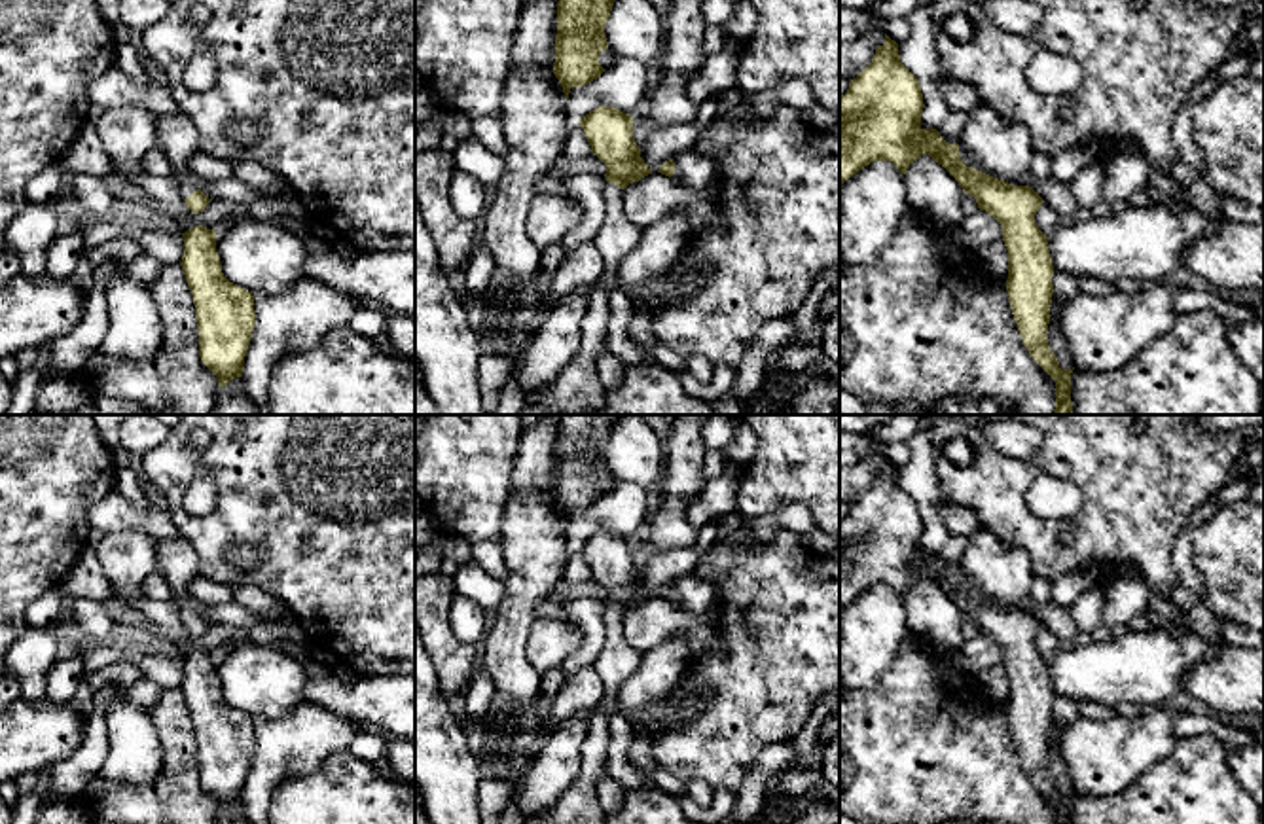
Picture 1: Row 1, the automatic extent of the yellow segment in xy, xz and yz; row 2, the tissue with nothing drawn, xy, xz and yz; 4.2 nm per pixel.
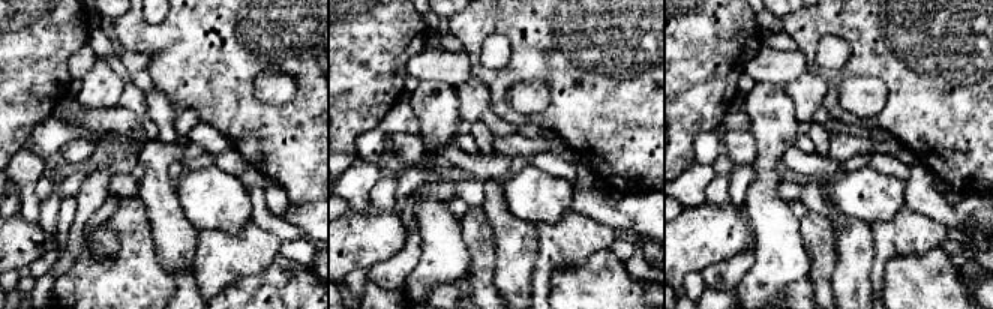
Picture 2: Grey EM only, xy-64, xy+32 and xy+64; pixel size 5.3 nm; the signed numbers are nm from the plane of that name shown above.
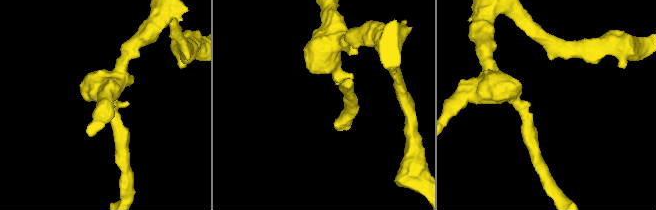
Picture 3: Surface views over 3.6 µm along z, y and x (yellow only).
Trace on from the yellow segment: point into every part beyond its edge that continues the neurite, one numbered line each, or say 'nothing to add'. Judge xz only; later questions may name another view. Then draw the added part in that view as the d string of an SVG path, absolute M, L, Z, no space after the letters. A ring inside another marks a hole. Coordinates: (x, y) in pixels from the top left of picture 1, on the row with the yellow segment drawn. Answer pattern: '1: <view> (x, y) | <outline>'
1: xz (577, 391) | M606 182L603 189L605 220L593 244L603 256L603 277L589 286L587 313L582 320L580 349L570 364L546 386L531 392L527 403L542 403L559 415L597 415L605 403L605 388L595 371L595 358L605 349L610 307L620 261L641 242L644 227L623 214L623 189Z

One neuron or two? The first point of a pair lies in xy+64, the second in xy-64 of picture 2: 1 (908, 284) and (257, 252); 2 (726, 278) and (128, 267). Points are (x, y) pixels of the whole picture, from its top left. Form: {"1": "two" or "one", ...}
{"1": "two", "2": "two"}

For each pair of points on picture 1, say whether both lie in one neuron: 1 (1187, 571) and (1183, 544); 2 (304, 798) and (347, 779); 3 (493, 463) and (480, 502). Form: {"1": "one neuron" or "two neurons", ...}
{"1": "one neuron", "2": "one neuron", "3": "one neuron"}

